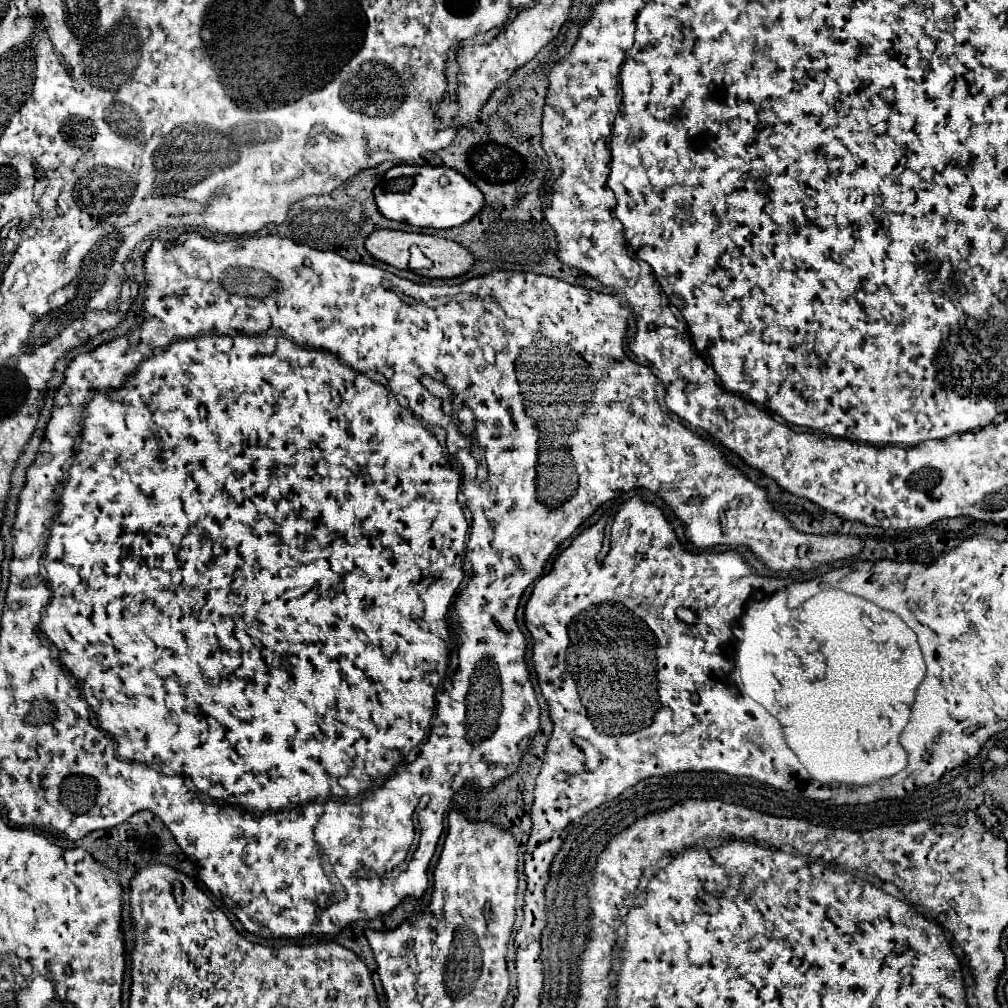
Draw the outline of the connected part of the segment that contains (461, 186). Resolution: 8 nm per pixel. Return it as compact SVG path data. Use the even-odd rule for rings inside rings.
M396 165L388 169L374 187L378 211L390 221L408 223L412 227L450 229L470 221L484 207L484 197L478 189L458 171L432 165Z

